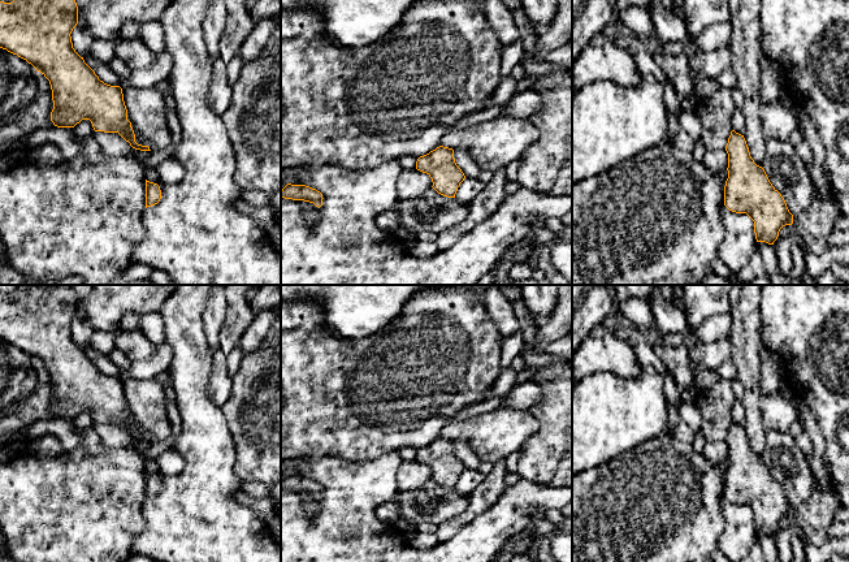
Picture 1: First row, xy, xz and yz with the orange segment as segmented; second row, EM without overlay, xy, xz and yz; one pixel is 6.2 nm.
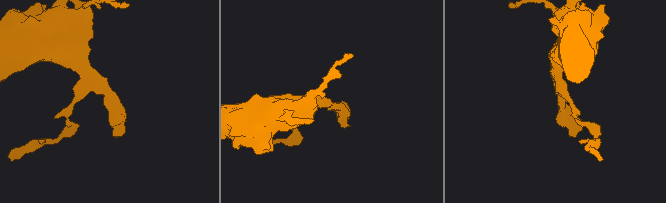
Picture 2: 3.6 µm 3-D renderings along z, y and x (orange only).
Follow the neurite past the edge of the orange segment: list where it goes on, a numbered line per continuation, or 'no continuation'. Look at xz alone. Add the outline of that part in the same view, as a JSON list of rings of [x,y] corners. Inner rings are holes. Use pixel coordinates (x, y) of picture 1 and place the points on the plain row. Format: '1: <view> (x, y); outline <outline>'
no continuation

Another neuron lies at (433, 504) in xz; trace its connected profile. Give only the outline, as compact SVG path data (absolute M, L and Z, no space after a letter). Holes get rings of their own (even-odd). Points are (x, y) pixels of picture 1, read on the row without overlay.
M433 479L421 488L398 492L391 501L399 503L399 518L416 524L442 522L462 514L469 496L438 485Z

